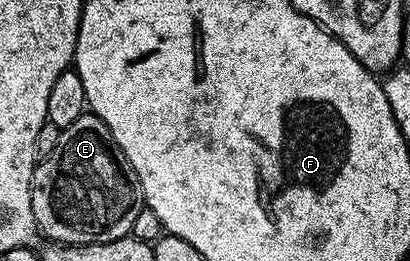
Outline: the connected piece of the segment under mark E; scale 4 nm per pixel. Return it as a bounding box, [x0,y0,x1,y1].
[32,111,145,245]

